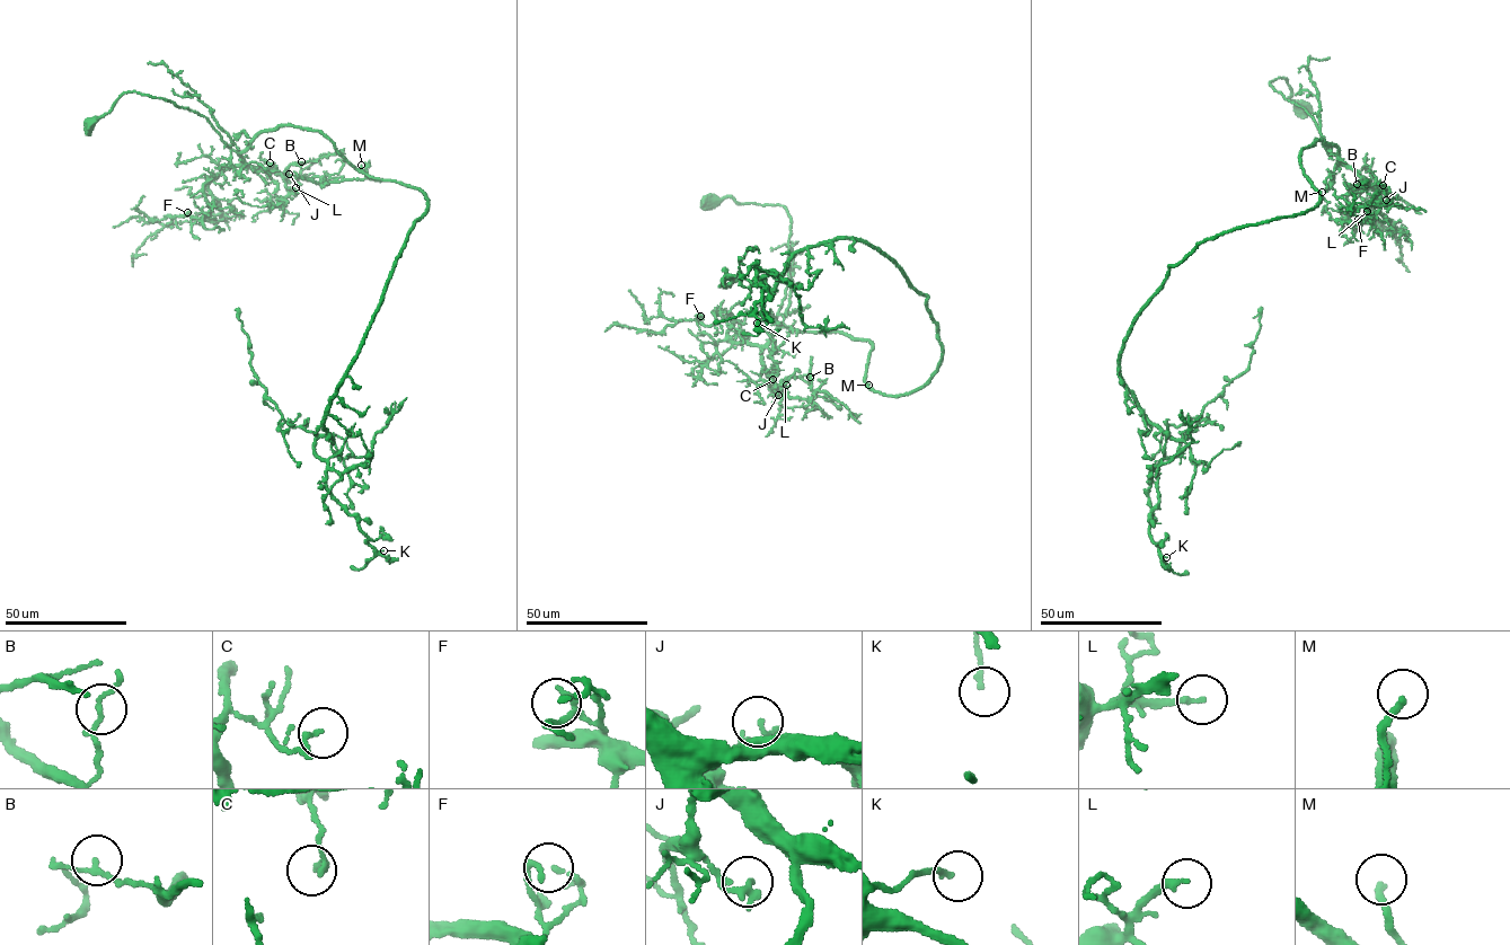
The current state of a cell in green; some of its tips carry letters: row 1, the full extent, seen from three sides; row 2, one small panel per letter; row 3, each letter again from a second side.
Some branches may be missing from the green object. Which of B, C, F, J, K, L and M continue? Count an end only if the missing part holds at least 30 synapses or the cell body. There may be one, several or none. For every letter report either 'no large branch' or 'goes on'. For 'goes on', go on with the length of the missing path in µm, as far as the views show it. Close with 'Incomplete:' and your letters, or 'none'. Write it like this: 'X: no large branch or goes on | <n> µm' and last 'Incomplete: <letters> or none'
B: no large branch
C: no large branch
F: no large branch
J: no large branch
K: no large branch
L: no large branch
M: goes on | 5 µm
Incomplete: M

